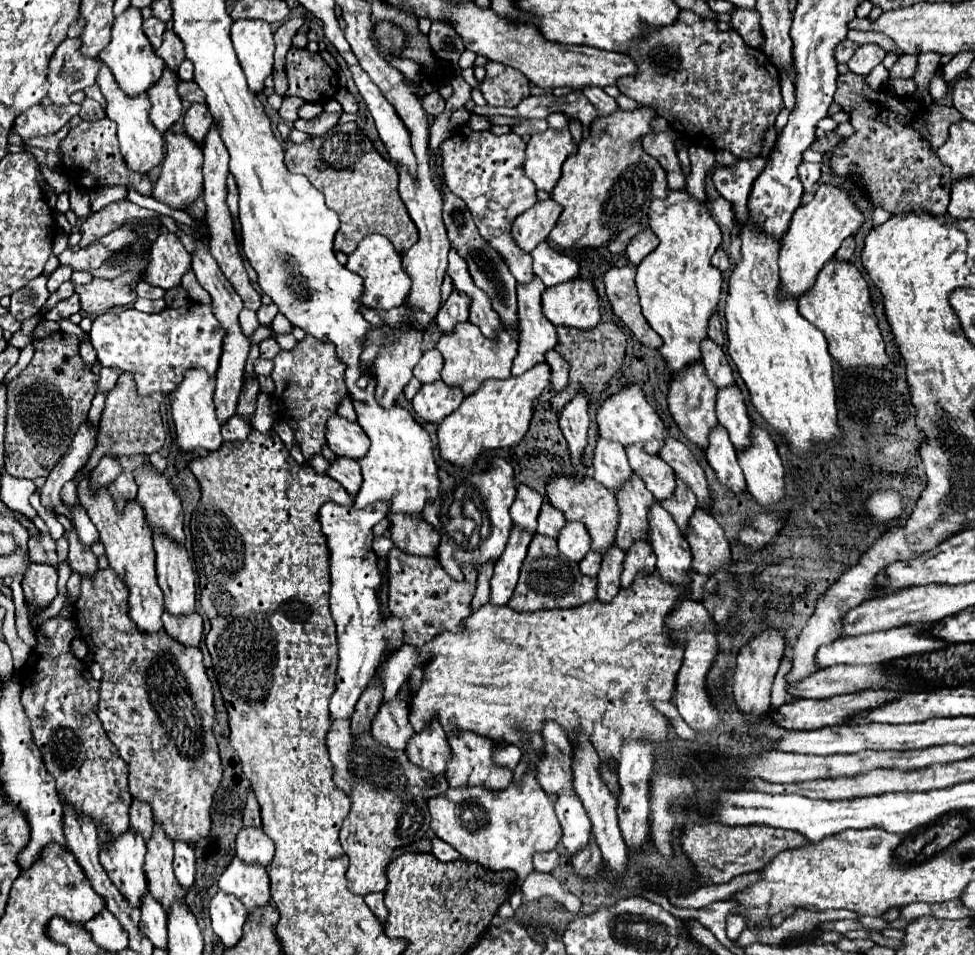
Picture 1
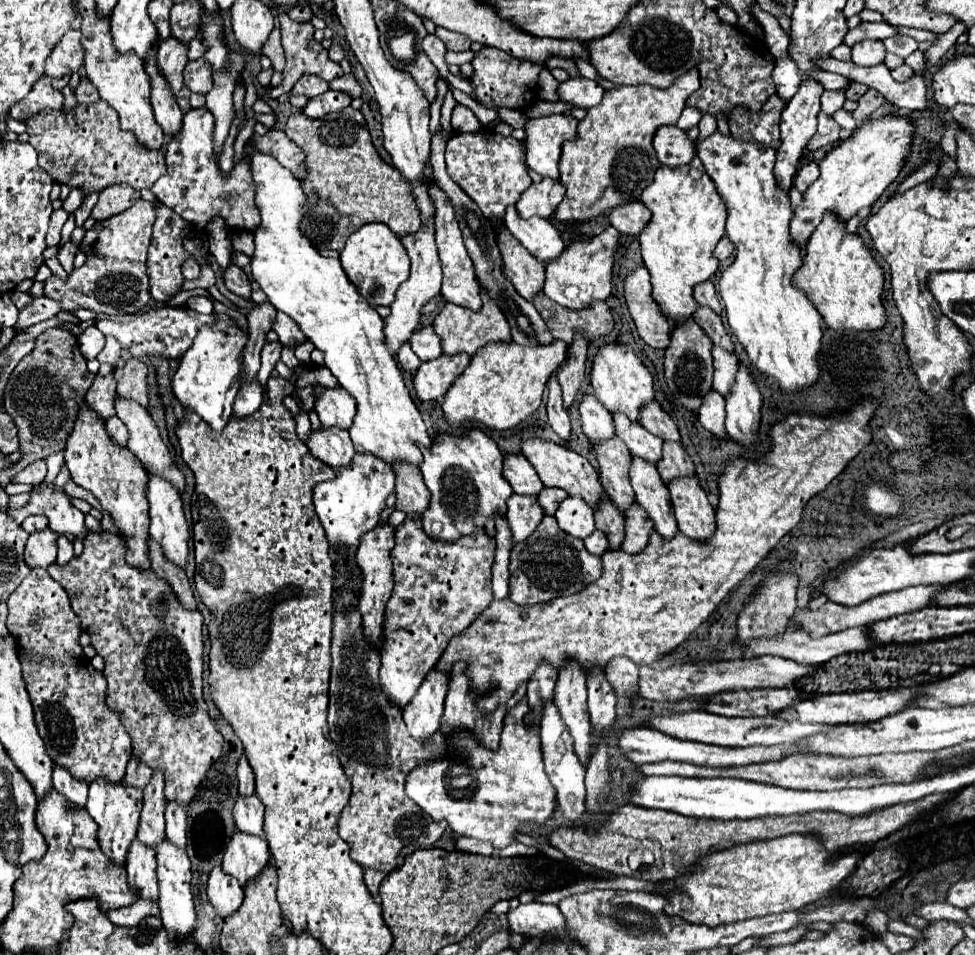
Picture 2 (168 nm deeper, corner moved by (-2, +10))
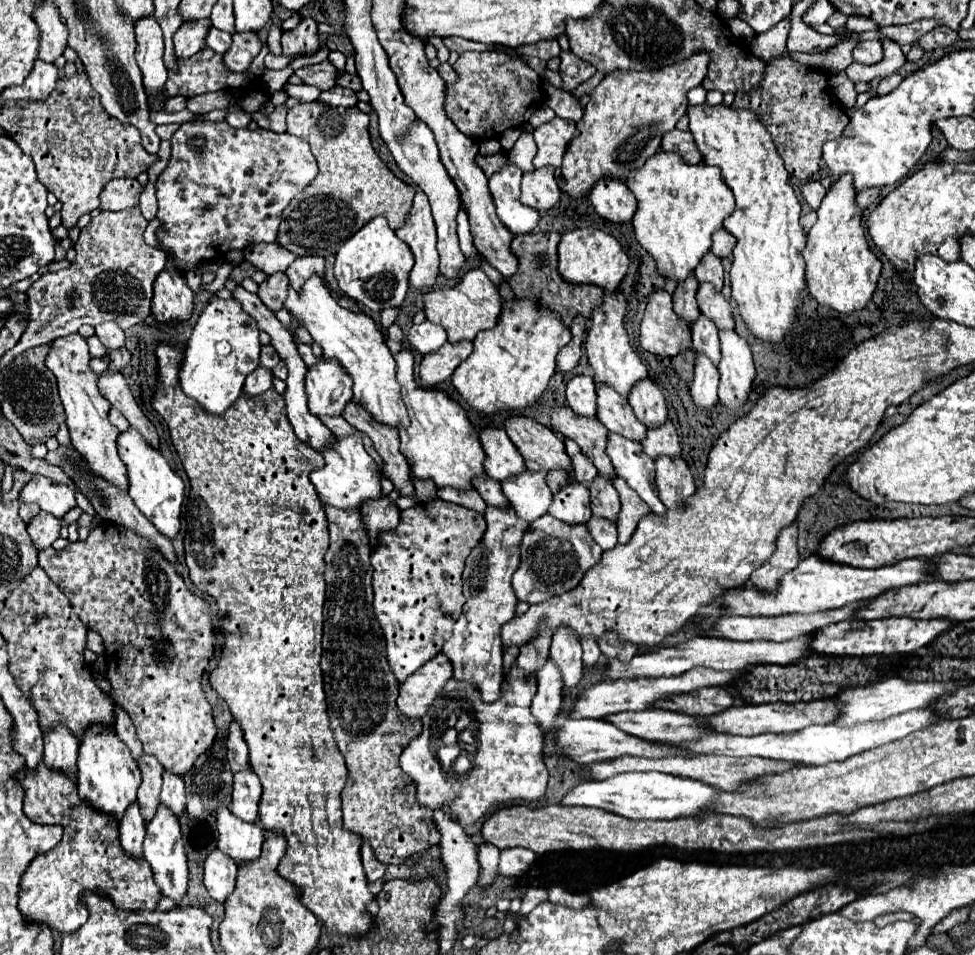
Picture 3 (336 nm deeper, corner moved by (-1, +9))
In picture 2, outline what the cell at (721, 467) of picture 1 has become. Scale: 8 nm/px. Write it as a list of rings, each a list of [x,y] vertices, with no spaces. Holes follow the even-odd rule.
[[[710,391],[704,397],[702,407],[698,409],[698,419],[704,429],[708,429],[714,437],[726,439],[726,401],[718,391]]]

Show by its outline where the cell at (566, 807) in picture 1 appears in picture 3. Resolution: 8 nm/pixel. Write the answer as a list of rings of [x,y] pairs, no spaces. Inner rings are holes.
[[[547,658],[543,668],[537,670],[537,694],[531,704],[533,716],[541,724],[553,724],[559,716],[561,698],[561,672],[557,672],[557,666],[551,662],[551,658]]]

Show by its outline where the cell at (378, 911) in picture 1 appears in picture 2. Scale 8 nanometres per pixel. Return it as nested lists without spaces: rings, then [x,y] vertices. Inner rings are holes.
[[[364,871],[364,883],[366,883],[366,887],[372,895],[378,895],[382,879],[384,879],[384,875],[378,873],[378,871]]]

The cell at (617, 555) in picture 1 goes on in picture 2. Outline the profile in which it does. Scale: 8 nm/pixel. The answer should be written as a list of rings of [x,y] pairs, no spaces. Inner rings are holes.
[[[602,499],[598,511],[594,511],[596,529],[600,529],[608,539],[608,549],[620,549],[622,547],[622,535],[624,535],[624,517],[622,513],[610,503],[610,499]]]

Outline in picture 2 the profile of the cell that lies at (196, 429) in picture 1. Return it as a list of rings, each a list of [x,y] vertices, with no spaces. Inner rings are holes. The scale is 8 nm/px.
[[[220,313],[214,327],[202,327],[198,331],[192,347],[182,355],[180,365],[172,377],[172,391],[182,407],[194,411],[216,431],[222,431],[232,415],[232,403],[240,389],[240,377],[244,375],[240,357],[244,345],[246,335],[228,319],[228,315]]]

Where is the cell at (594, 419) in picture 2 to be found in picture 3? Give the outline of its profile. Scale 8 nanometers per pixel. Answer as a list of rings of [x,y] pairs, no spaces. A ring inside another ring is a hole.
[[[577,374],[567,382],[565,388],[567,394],[567,404],[581,416],[595,416],[597,410],[597,396],[595,396],[595,382],[585,376],[585,374]]]

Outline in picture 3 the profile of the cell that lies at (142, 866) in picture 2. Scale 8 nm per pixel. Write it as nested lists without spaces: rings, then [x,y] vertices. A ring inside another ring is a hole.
[[[137,800],[127,808],[121,824],[121,846],[125,848],[127,854],[141,858],[143,856],[143,838],[145,838],[145,820],[137,808]]]

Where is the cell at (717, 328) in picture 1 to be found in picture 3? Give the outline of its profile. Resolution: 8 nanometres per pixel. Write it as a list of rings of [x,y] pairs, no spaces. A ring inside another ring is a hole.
[[[711,250],[701,258],[699,266],[695,268],[695,276],[697,280],[703,284],[703,282],[711,282],[713,286],[721,288],[723,286],[723,266],[721,266],[721,260],[717,256],[711,254]]]

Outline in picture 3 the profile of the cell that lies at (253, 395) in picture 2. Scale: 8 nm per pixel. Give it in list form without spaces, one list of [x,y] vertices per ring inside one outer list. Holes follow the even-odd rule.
[[[259,366],[255,372],[251,372],[251,374],[247,376],[243,390],[245,390],[249,396],[259,396],[259,394],[267,392],[271,386],[273,386],[273,374],[271,374],[271,370]]]

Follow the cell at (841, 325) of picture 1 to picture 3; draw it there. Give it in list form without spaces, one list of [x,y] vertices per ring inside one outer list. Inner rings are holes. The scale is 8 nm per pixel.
[[[843,176],[827,190],[817,210],[817,222],[809,230],[807,244],[803,248],[805,278],[811,296],[819,304],[843,314],[857,312],[867,306],[881,272],[881,260],[871,252],[867,244],[861,216],[863,210],[855,204],[853,176]]]

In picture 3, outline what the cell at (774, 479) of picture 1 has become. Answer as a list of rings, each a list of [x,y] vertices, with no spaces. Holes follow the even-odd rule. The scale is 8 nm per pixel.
[[[719,330],[721,340],[721,360],[717,364],[721,382],[719,382],[719,400],[735,410],[745,404],[751,384],[755,378],[755,366],[751,358],[749,344],[735,330]]]

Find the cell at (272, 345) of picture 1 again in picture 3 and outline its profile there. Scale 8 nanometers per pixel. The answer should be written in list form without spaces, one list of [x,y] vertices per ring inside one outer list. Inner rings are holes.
[[[271,344],[261,348],[261,366],[263,366],[263,368],[275,368],[279,362],[281,362],[281,358],[277,356],[277,352],[273,350]]]

